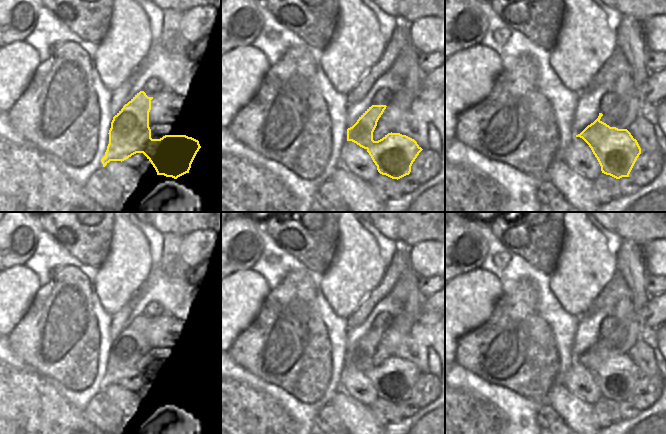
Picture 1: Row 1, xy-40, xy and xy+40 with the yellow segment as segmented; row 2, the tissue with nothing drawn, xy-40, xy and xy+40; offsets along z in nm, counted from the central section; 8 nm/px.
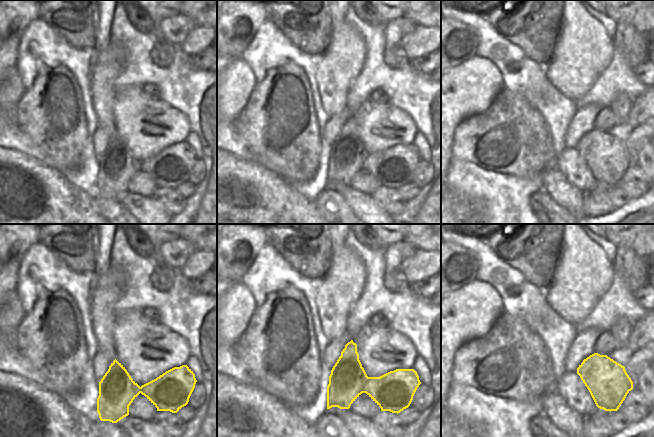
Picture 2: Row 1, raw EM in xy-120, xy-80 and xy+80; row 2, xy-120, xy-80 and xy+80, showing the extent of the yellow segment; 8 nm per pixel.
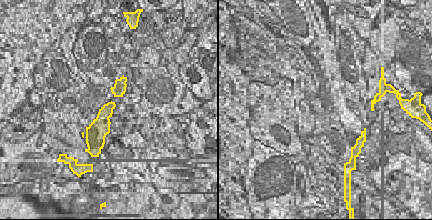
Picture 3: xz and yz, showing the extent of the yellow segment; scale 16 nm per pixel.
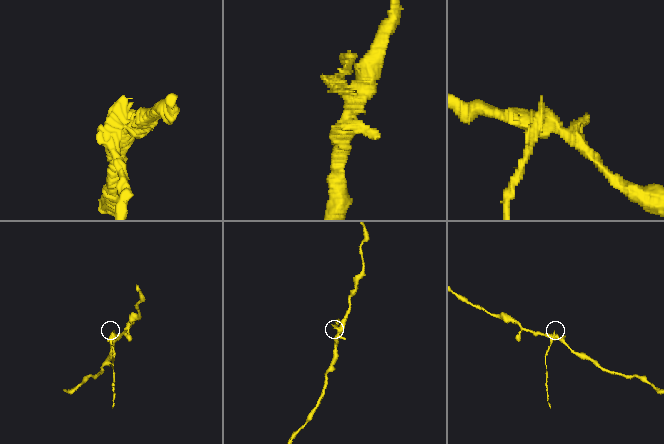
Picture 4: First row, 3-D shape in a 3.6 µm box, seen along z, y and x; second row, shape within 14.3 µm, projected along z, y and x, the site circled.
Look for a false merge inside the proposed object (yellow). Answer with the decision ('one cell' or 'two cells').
two cells

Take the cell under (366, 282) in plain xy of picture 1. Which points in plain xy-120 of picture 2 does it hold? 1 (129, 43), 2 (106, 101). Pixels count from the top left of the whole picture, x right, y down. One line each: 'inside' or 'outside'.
1: outside
2: inside

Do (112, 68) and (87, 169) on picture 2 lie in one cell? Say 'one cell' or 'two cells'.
one cell

